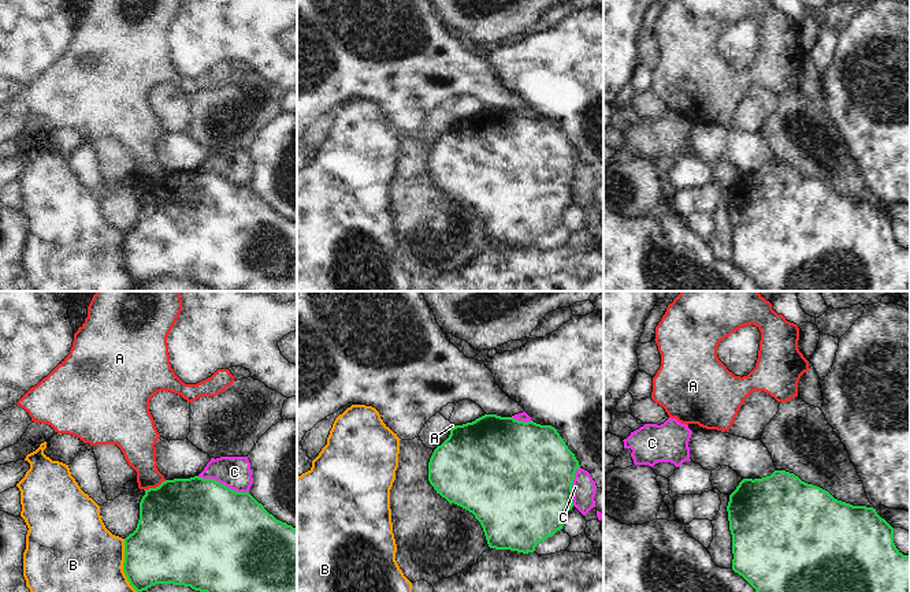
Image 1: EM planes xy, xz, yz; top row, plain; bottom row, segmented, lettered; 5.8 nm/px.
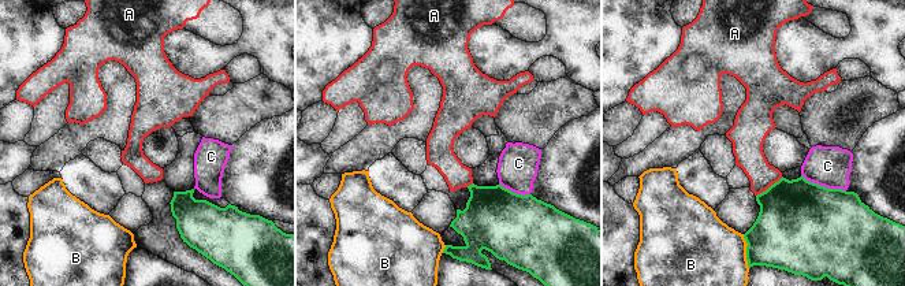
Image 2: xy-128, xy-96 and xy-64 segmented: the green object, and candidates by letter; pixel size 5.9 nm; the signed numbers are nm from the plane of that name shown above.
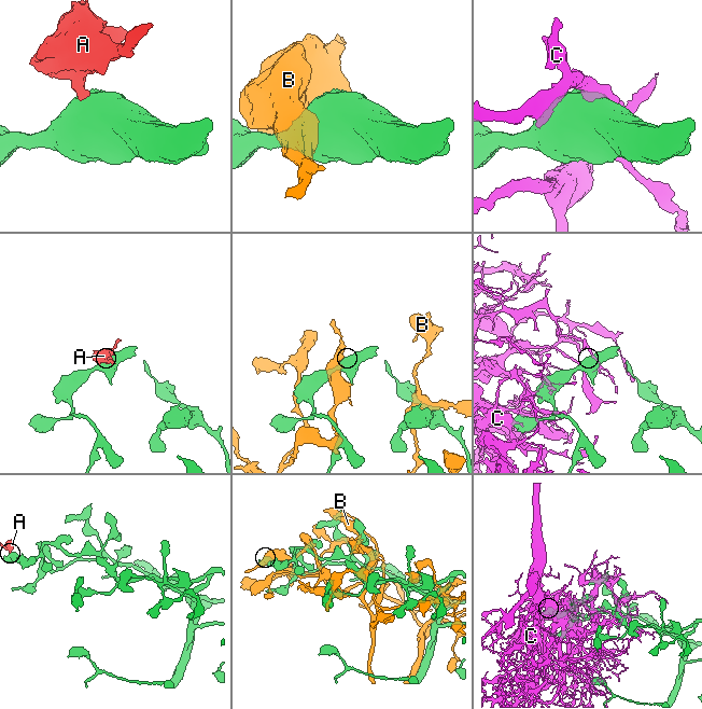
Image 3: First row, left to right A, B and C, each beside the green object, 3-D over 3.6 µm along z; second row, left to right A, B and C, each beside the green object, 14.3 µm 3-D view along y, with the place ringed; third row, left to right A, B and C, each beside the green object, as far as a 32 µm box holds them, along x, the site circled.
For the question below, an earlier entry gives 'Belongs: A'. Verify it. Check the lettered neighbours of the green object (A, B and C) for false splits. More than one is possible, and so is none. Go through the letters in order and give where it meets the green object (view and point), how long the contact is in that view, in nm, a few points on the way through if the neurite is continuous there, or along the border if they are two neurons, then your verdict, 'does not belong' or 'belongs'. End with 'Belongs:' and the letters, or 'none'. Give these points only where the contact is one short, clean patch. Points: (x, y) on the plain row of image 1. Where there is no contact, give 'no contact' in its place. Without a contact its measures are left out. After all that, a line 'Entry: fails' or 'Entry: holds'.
A: xy (156, 181) | 150 nm | along xy (166, 174), (144, 183) | does not belong
B: xy (123, 260) | 340 nm | does not belong
C: xy (223, 178) | 320 nm | does not belong
Belongs: none
Entry: fails

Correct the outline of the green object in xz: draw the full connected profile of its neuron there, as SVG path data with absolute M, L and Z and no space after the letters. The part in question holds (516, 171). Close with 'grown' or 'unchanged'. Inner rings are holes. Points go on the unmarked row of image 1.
M484 108L450 123L449 131L434 144L430 152L428 175L449 197L475 209L490 242L528 247L535 245L538 237L562 223L564 209L573 201L572 179L579 161L579 154L554 120Z; unchanged

